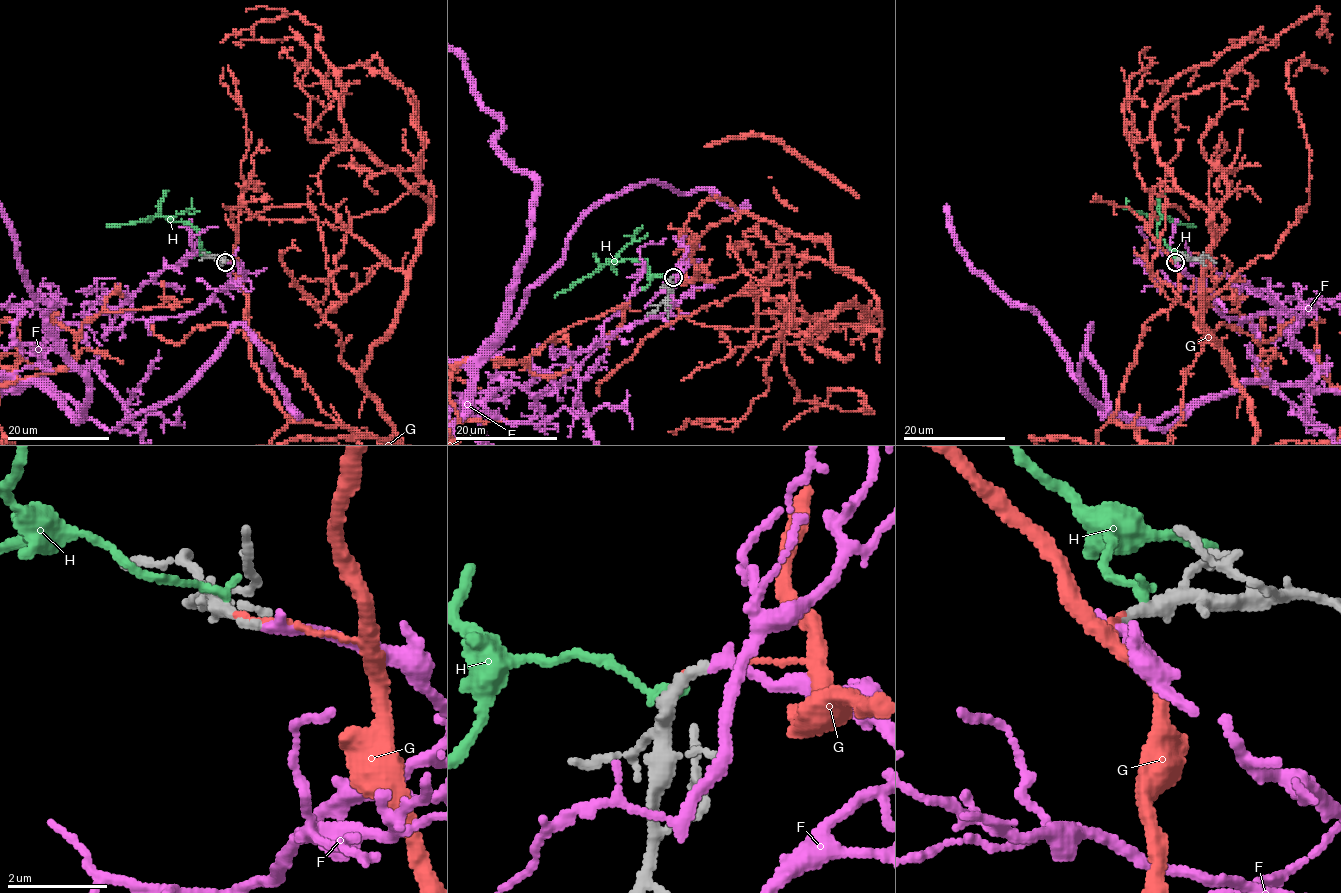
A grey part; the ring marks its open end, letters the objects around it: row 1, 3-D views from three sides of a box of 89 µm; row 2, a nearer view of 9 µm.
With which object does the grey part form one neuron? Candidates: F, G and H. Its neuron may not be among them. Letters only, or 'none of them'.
F

